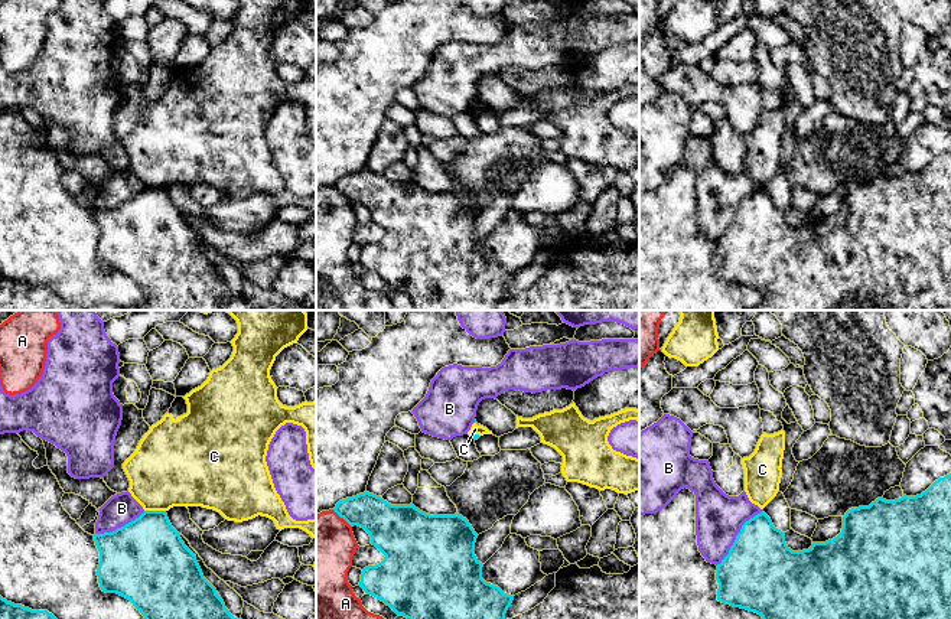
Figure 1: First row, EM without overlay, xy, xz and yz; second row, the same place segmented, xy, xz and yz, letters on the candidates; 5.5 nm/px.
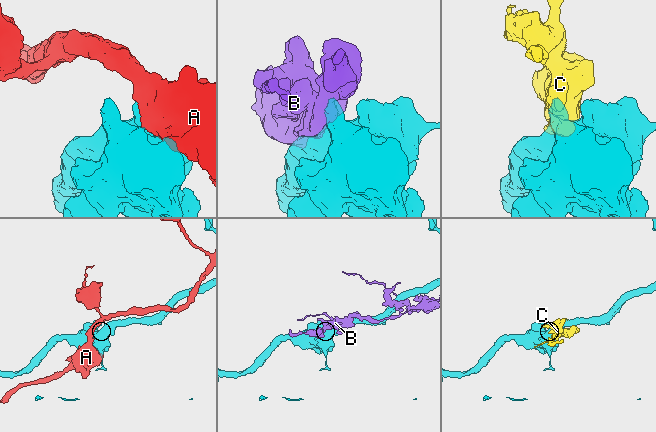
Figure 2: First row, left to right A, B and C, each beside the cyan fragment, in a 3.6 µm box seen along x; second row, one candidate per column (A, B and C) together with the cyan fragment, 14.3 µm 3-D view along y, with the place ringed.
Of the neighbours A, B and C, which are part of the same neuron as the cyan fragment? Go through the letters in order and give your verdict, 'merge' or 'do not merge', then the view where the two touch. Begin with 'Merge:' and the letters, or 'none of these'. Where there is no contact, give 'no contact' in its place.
Merge: none of these
A: do not merge; contact in xz
B: do not merge; contact in yz
C: do not merge; contact in xy

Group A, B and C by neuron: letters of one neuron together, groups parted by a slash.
A / B / C

